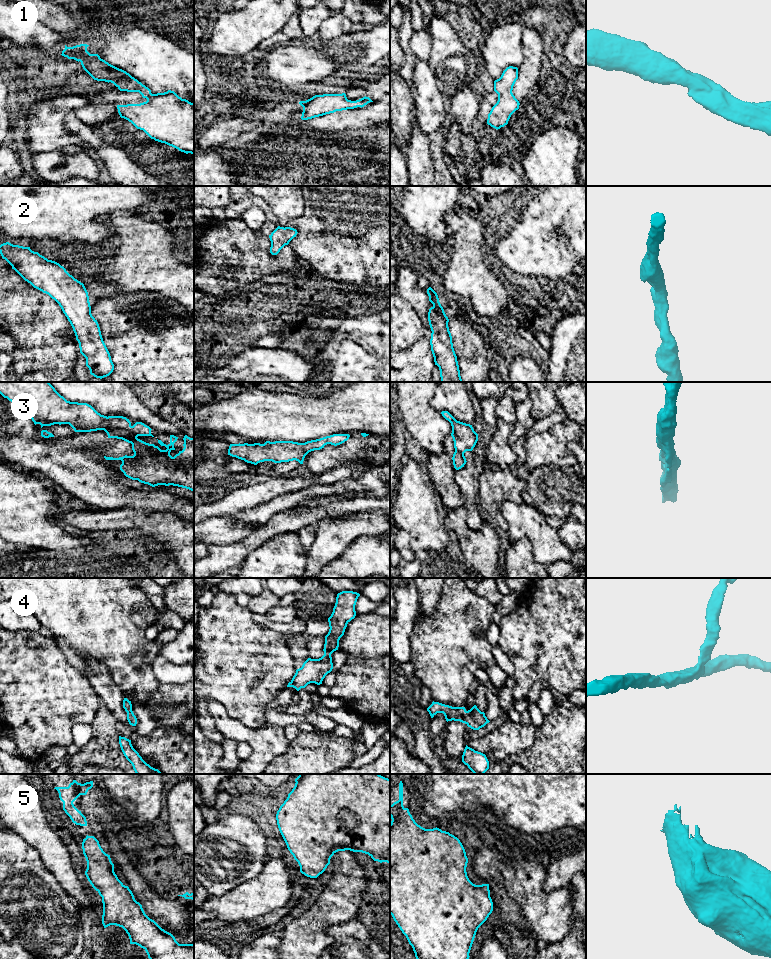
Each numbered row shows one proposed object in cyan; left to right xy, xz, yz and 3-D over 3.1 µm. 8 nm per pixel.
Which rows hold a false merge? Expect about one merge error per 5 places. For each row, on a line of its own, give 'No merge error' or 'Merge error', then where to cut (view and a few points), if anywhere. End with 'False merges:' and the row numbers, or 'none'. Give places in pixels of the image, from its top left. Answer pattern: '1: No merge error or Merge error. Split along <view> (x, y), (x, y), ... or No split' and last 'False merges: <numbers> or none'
1: No merge error. No split
2: No merge error. No split
3: No merge error. No split
4: No merge error. No split
5: No merge error. No split
False merges: none

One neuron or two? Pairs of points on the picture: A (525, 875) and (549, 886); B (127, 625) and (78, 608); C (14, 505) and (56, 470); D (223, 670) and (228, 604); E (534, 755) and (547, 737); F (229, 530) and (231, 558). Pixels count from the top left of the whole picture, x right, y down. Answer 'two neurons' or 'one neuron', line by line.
A: two neurons
B: one neuron
C: two neurons
D: one neuron
E: one neuron
F: two neurons

